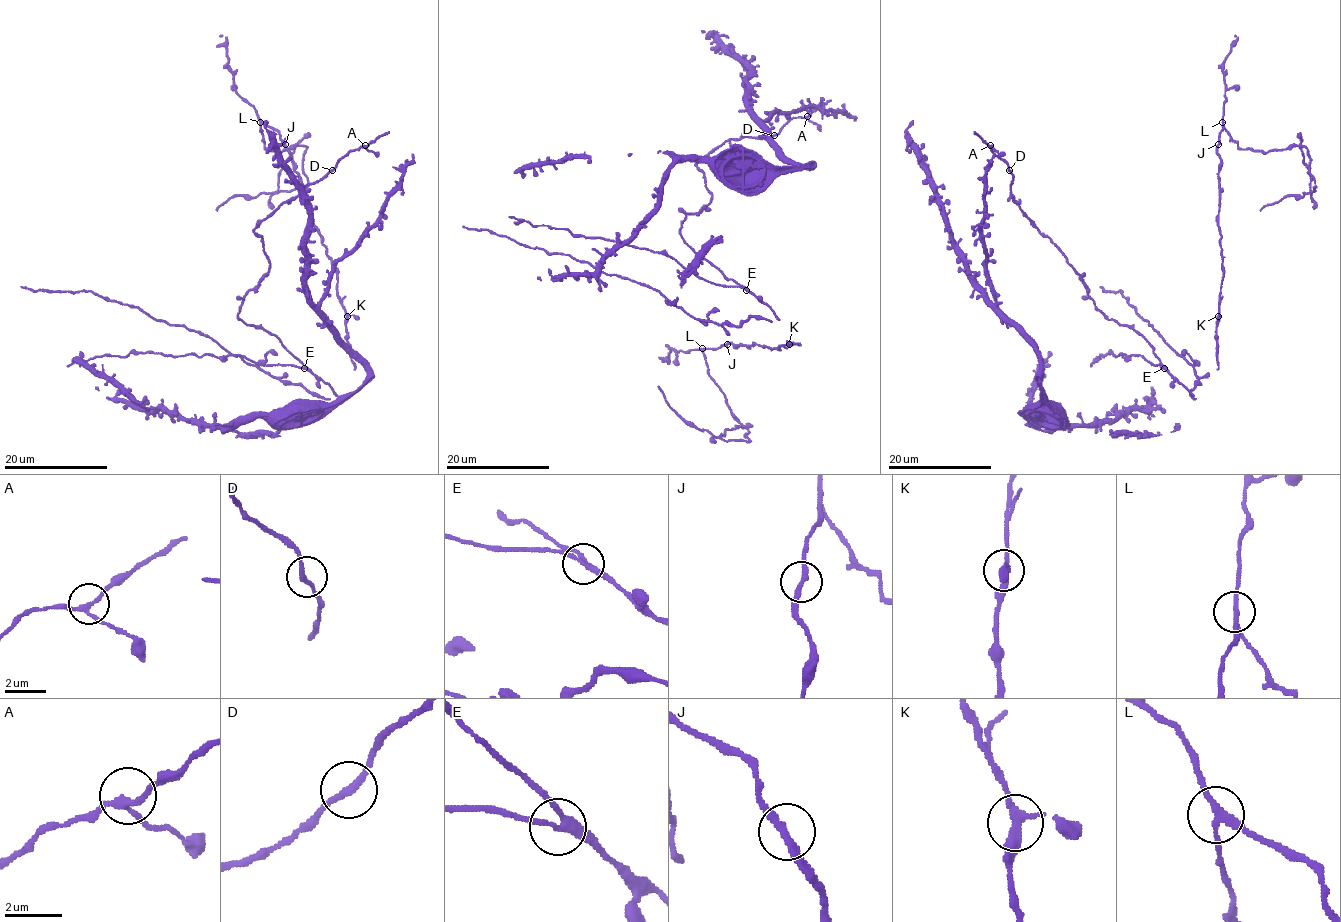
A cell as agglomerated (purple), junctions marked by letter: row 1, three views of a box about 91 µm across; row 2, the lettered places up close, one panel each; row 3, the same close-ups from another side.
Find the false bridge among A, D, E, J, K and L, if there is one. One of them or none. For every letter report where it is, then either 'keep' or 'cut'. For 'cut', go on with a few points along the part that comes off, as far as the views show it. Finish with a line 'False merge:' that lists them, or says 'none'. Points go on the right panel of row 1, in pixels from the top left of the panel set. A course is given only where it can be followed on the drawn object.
A: at (990, 145); keep
D: at (1009, 170); keep
E: at (1164, 368); keep
J: at (1218, 144); keep
K: at (1218, 316); keep
L: at (1222, 122); cut; foreign part runs (1222, 122), (1242, 149), (1266, 153), (1298, 145), (1302, 150), (1311, 191), (1300, 197), (1285, 195), (1260, 211)
False merge: L

